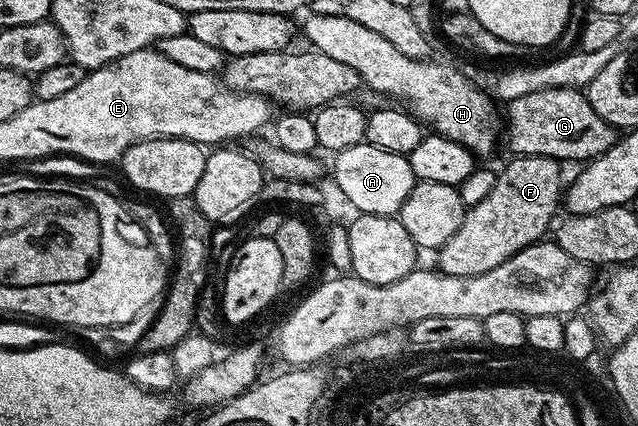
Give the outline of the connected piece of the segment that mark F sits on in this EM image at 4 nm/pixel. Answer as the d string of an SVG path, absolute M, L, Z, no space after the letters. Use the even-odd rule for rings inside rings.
M516 156L511 159L513 162L503 171L497 173L496 183L493 190L478 204L467 207L464 212L462 224L458 224L458 232L446 240L446 244L440 247L438 257L440 257L439 269L450 276L478 276L482 272L490 272L490 268L498 268L510 256L514 256L522 248L533 246L541 241L544 234L553 229L557 221L556 209L562 206L562 182L560 186L560 166L561 163L554 158L546 156Z

